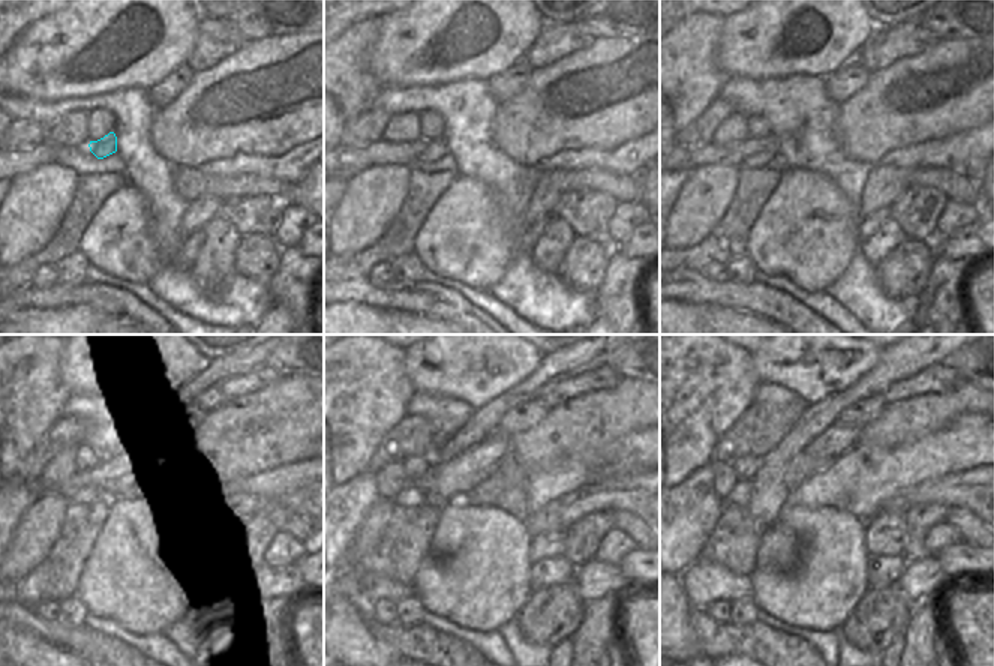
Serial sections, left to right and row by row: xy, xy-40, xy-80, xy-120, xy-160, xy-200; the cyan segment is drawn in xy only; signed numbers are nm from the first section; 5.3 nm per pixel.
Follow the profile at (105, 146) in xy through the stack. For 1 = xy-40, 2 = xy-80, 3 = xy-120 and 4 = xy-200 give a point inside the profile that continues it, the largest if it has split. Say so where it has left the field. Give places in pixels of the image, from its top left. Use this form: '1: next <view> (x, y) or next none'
1: next xy-40 (437, 149)
2: next xy-80 (762, 158)
3: next xy-120 (86, 495)
4: next xy-200 (739, 494)

